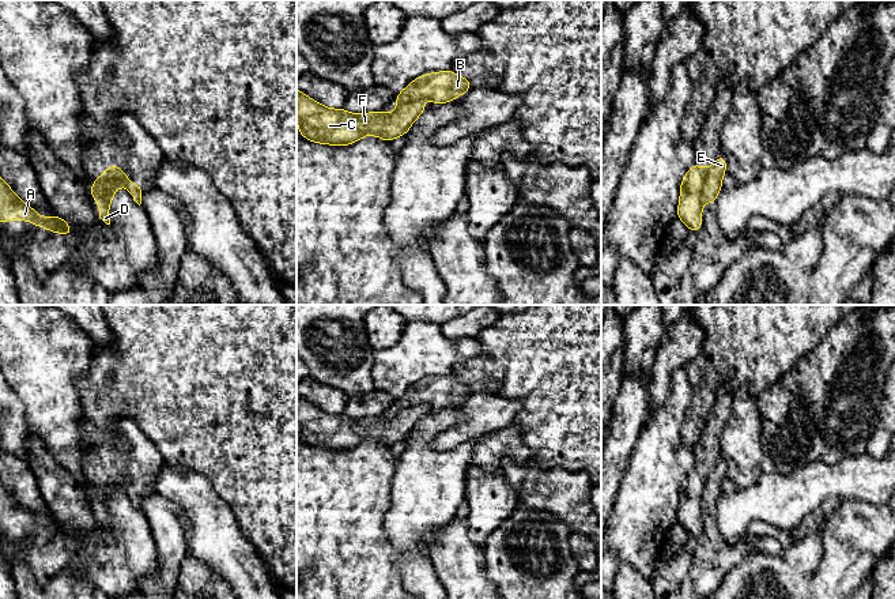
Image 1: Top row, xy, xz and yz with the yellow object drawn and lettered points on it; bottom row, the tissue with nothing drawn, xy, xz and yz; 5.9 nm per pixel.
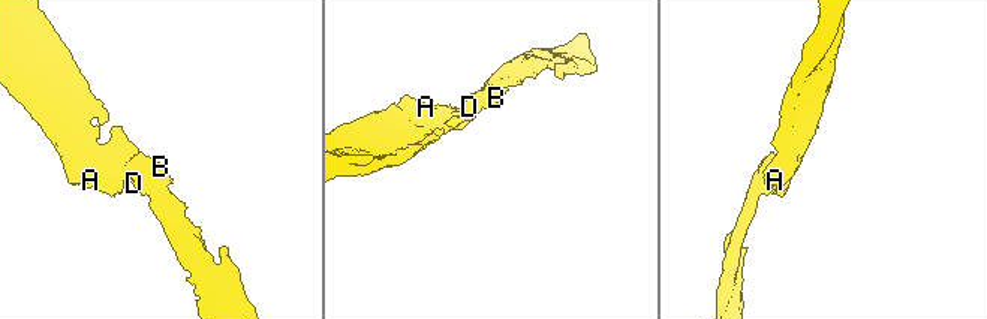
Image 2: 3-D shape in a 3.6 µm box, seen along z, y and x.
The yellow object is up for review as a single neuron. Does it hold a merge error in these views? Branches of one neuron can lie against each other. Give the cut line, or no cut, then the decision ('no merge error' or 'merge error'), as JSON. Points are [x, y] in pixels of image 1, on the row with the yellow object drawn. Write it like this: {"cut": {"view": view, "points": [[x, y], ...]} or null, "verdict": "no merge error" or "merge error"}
{"cut": {"view": "yz", "points": [[709, 169], [701, 200]]}, "verdict": "merge error"}

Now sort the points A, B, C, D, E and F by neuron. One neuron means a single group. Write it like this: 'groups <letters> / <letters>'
groups A C E F / B D

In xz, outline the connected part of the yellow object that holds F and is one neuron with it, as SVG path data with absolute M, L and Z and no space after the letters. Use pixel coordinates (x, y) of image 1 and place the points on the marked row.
M297 88L298 133L321 144L348 146L366 135L392 142L404 136L426 110L428 109L422 105L422 101L413 101L397 106L392 114L382 110L354 114L343 108L322 106Z

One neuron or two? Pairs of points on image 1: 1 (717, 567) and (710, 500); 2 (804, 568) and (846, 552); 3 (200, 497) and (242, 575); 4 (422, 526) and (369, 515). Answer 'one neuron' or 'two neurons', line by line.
1: one neuron
2: two neurons
3: one neuron
4: two neurons

